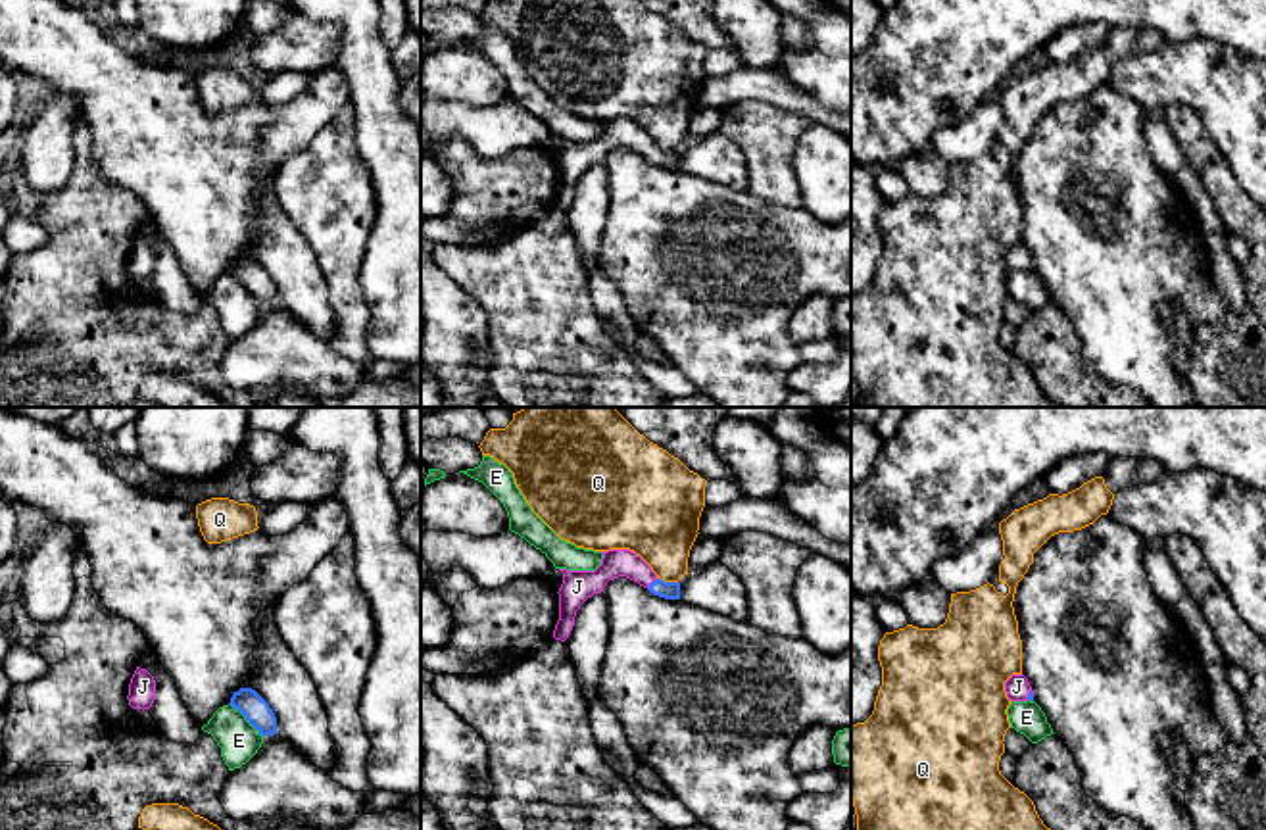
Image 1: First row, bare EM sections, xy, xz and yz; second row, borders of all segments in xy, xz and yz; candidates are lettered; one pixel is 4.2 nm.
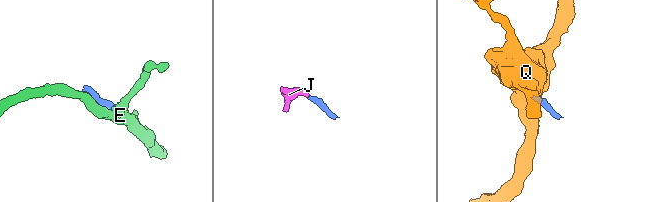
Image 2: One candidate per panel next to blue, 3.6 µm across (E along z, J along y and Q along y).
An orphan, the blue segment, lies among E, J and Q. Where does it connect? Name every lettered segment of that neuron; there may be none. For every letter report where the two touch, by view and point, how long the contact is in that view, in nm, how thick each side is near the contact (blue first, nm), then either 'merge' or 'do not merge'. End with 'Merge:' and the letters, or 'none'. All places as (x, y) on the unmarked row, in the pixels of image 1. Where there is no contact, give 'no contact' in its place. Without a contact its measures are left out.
E: contact xy (246, 289); length 200 nm; calibres 110 and 170 nm; do not merge
J: contact xz (652, 152); length 70 nm; calibres 80 and 120 nm; merge
Q: contact xz (667, 152); length 90 nm; calibres 80 and 320 nm; do not merge
Merge: J

